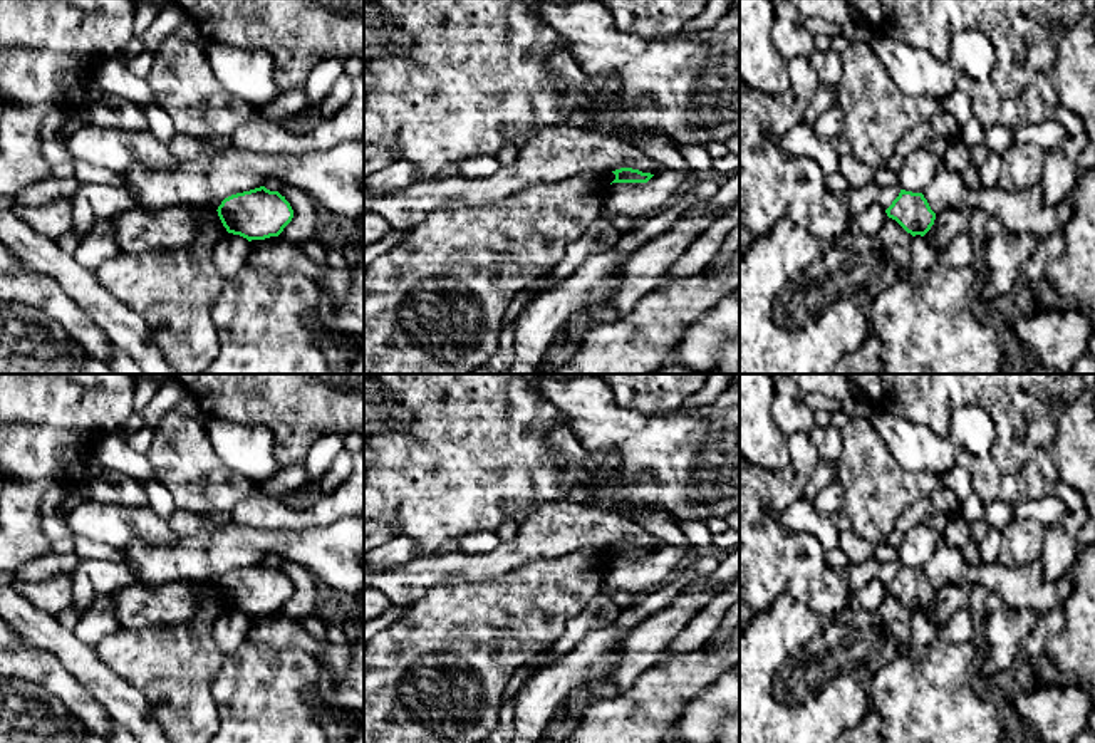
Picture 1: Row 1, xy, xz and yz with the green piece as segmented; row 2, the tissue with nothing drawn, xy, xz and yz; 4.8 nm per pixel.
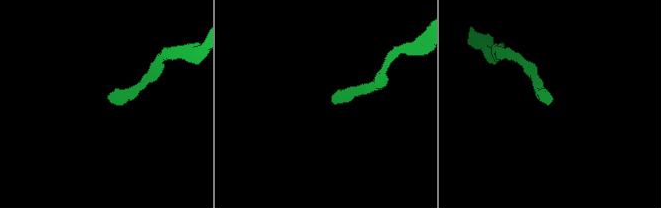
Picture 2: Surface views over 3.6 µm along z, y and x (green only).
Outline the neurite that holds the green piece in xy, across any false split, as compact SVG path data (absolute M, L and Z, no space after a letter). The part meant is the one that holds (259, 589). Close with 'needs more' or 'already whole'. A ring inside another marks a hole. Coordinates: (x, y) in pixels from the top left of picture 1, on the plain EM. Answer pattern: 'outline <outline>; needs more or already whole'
outline M265 562L225 574L216 587L228 609L248 617L278 612L293 594L285 572Z; already whole

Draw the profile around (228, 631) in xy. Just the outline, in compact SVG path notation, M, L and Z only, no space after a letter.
M231 609L228 614L221 614L213 621L211 639L228 656L245 642L247 629L248 616Z

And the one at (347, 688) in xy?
M364 644L352 647L350 668L332 679L334 696L329 703L335 709L364 713Z

